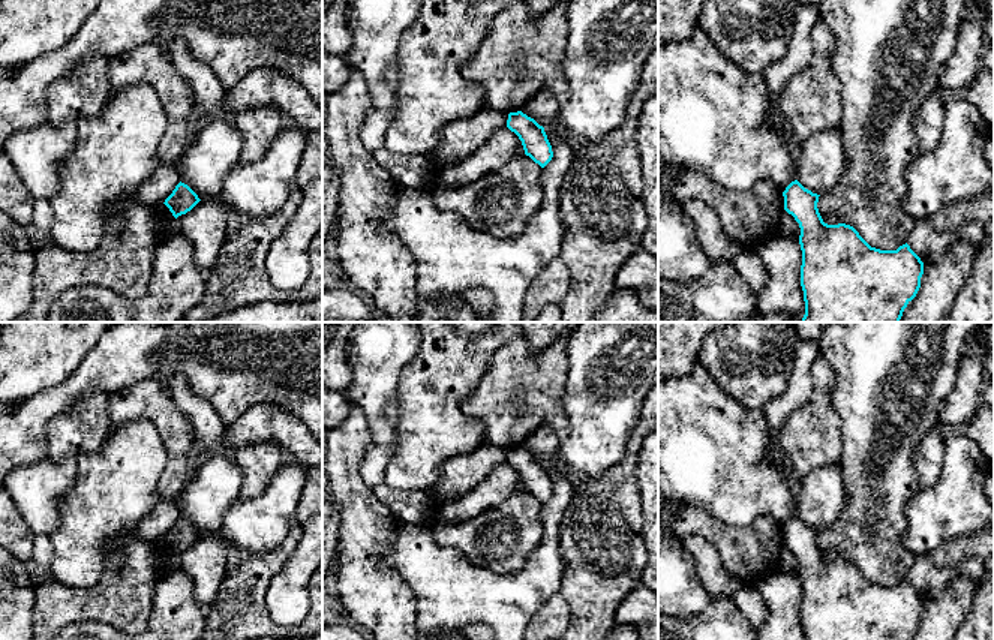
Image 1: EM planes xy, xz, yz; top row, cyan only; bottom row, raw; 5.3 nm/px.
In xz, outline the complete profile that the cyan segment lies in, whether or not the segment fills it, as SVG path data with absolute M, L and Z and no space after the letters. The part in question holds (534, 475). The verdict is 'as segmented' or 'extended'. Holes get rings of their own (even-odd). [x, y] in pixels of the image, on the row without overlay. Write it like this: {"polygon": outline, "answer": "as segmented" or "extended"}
{"polygon": "M522 447L510 448L507 463L522 477L525 490L544 504L553 493L544 463Z", "answer": "as segmented"}

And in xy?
{"polygon": "M180 517L163 540L177 555L190 547L199 537L198 531L187 520Z", "answer": "as segmented"}

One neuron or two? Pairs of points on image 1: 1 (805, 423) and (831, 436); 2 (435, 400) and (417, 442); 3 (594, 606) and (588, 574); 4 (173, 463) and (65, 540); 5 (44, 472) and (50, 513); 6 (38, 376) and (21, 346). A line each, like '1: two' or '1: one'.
1: one
2: one
3: one
4: two
5: one
6: one

